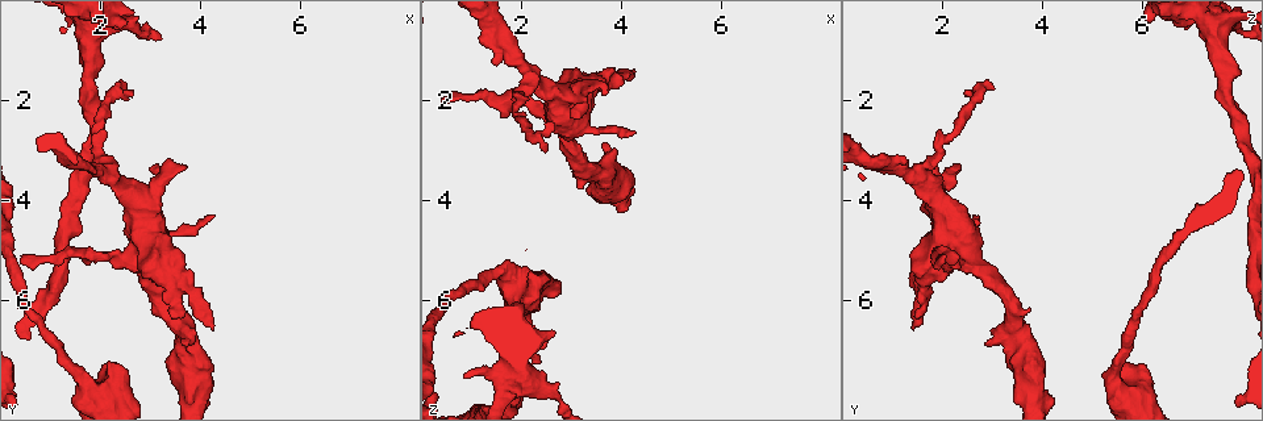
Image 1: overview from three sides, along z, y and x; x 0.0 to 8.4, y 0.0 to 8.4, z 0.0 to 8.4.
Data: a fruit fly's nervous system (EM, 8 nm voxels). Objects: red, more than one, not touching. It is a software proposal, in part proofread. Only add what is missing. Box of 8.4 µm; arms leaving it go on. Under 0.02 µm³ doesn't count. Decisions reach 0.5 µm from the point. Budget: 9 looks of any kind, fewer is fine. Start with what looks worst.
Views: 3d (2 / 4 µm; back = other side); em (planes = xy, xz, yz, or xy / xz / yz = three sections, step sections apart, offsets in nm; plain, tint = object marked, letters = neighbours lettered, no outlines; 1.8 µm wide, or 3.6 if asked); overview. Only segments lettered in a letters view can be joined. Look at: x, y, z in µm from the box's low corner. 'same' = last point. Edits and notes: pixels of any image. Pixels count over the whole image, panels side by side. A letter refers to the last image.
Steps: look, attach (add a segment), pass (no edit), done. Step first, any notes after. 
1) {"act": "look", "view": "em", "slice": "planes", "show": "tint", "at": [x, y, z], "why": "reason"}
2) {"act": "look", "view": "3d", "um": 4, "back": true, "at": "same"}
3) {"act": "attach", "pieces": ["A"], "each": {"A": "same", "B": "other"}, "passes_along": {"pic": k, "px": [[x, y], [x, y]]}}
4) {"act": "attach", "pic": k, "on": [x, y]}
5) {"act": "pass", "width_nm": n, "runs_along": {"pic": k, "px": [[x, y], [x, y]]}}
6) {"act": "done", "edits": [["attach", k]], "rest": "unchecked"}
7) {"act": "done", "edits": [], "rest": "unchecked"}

{"act": "look", "view": "3d", "um": 4, "at": [2.40, 1.80, 3.05], "why": "branch stops here"}

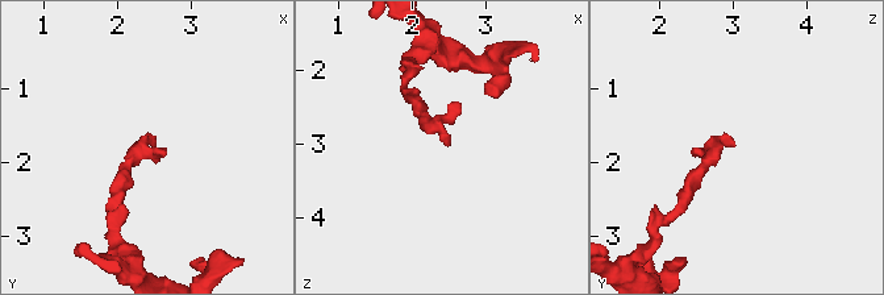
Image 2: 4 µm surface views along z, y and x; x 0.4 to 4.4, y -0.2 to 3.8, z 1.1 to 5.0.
{"act": "look", "view": "em", "slice": "planes", "show": "letters", "at": [2.50, 1.75, 3.05], "why": "shape alone is not enough"}

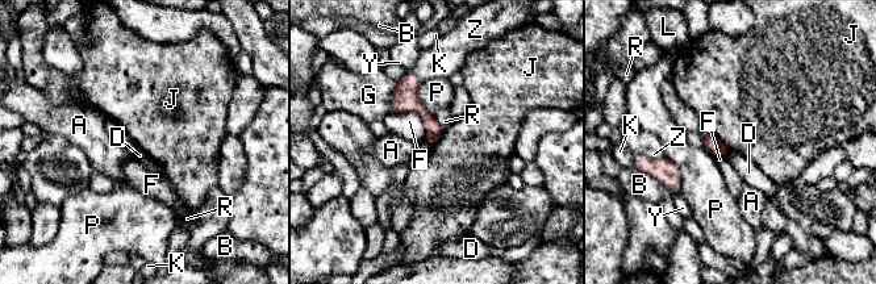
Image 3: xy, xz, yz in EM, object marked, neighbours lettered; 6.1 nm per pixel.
{"act": "pass", "longest_contact_nm": ["F", 280], "each": {"A": "other", "B": "other", "D": "other", "F": "other", "G": "other", "J": "other", "K": "other", "L": "other", "P": "other", "R": "other", "Y": "other", "Z": "other"}, "border": {"pic": 3, "px": [[703, 128], [712, 133], [730, 151]]}, "found": "no lettered segment goes on from it"}

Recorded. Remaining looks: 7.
{"act": "look", "view": "em", "slice": "yz", "step": 4, "show": "tint", "at": [3.65, 3.35, 1.90], "why": "branch stops here"}

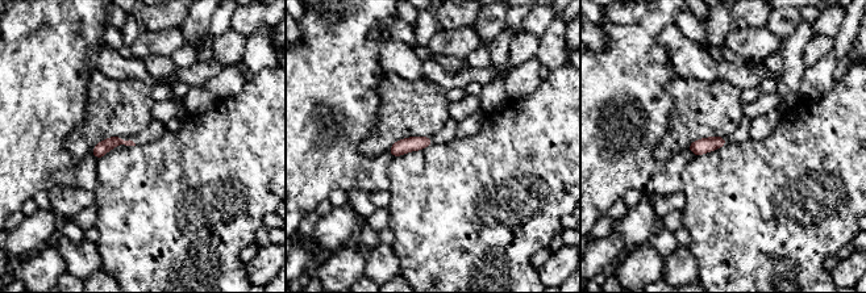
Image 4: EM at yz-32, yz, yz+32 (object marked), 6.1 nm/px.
{"act": "look", "view": "em", "slice": "planes", "show": "tint", "at": "same"}

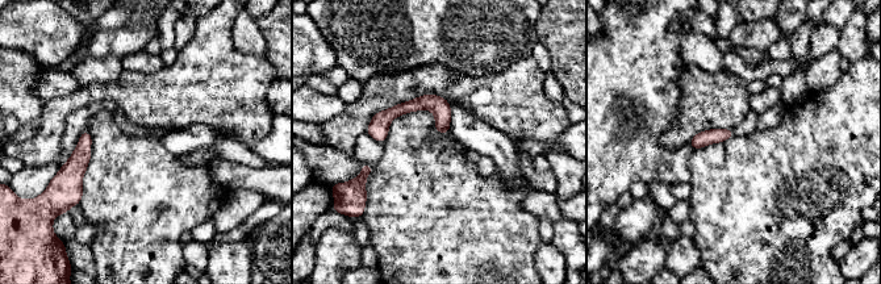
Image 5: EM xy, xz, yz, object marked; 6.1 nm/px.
{"act": "look", "view": "em", "slice": "planes", "show": "letters", "at": "same", "why": "see the neighbours"}

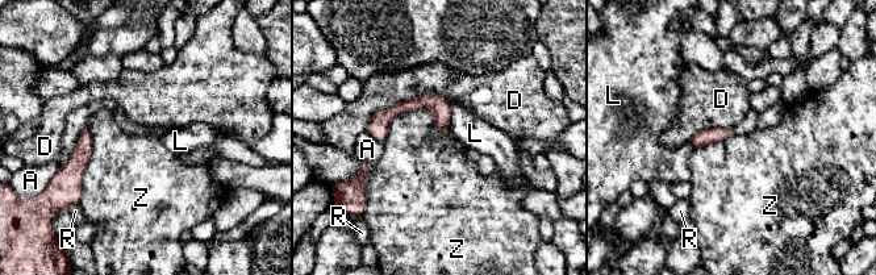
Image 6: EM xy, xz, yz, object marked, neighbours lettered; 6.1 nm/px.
{"act": "pass", "each": {"A": "other", "D": "other", "L": "other", "R": "other", "Z": "other"}, "border": {"pic": 6, "px": [[449, 130], [417, 108], [382, 141]]}, "found": "no lettered segment goes on from it"}

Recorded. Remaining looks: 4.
{"act": "look", "view": "em", "slice": "planes", "show": "tint", "at": [2.20, 7.20, 5.50], "why": "free end"}

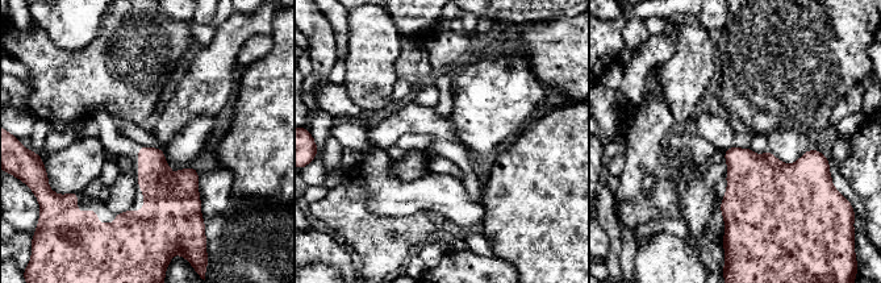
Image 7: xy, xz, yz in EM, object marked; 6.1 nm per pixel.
{"act": "look", "view": "em", "slice": "planes", "show": "letters", "at": "same"}

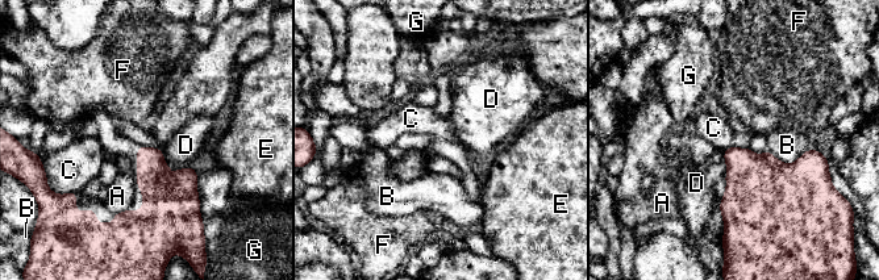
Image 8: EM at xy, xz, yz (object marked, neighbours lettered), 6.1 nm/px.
{"act": "pass", "each": {"A": "other", "B": "other", "C": "other", "D": "other", "E": "other", "F": "other", "G": "other"}, "border": {"pic": 8, "px": [[732, 145], [723, 151]]}, "found": "no lettered segment goes on from it"}

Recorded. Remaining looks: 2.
{"act": "look", "view": "em", "um": 3.6, "slice": "planes", "show": "letters", "at": [2.10, 5.10, 2.05], "why": "thick turns thin"}

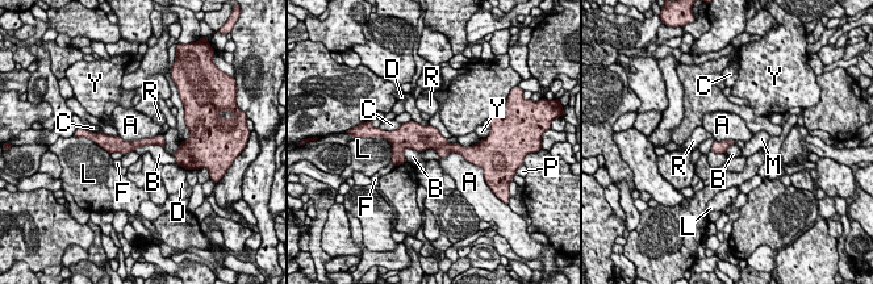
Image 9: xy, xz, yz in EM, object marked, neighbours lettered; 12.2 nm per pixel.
{"act": "pass", "each": {"A": "other", "B": "other", "C": "other", "D": "other", "F": "other", "L": "other", "M": "other", "P": "other", "R": "other", "Y": "other"}, "border": {"pic": 9, "px": [[163, 146], [142, 145], [133, 149]]}, "found": "no lettered segment goes on from it"}

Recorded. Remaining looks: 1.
{"act": "done", "edits": [], "rest": "unchecked"}

